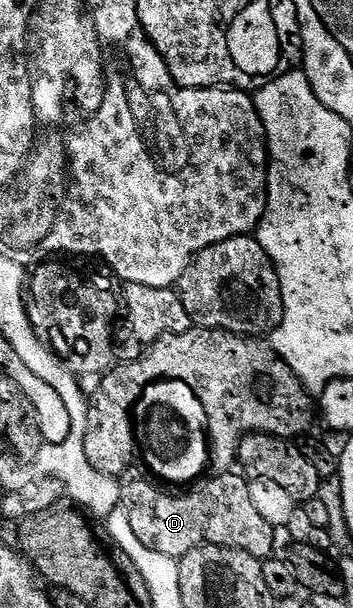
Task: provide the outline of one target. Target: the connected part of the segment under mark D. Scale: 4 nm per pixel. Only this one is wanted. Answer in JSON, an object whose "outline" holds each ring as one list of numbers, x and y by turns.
{"outline":[[219,476,214,486,202,489,191,497,169,497,164,490,153,485,153,480,136,482,128,491,128,520,132,523,132,531,140,535,140,543,175,559,181,559,190,550,207,543,242,549,259,559,273,558,276,553,275,526,270,525,260,511,256,511,247,478,234,476]]}

